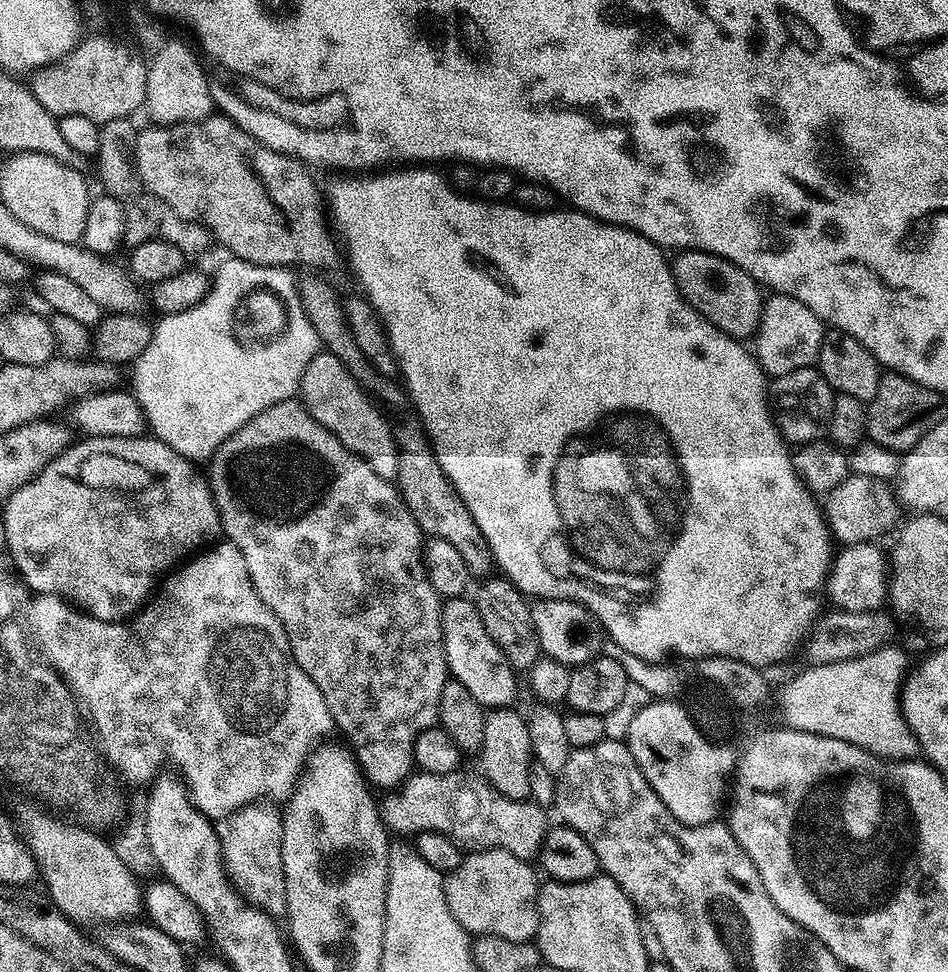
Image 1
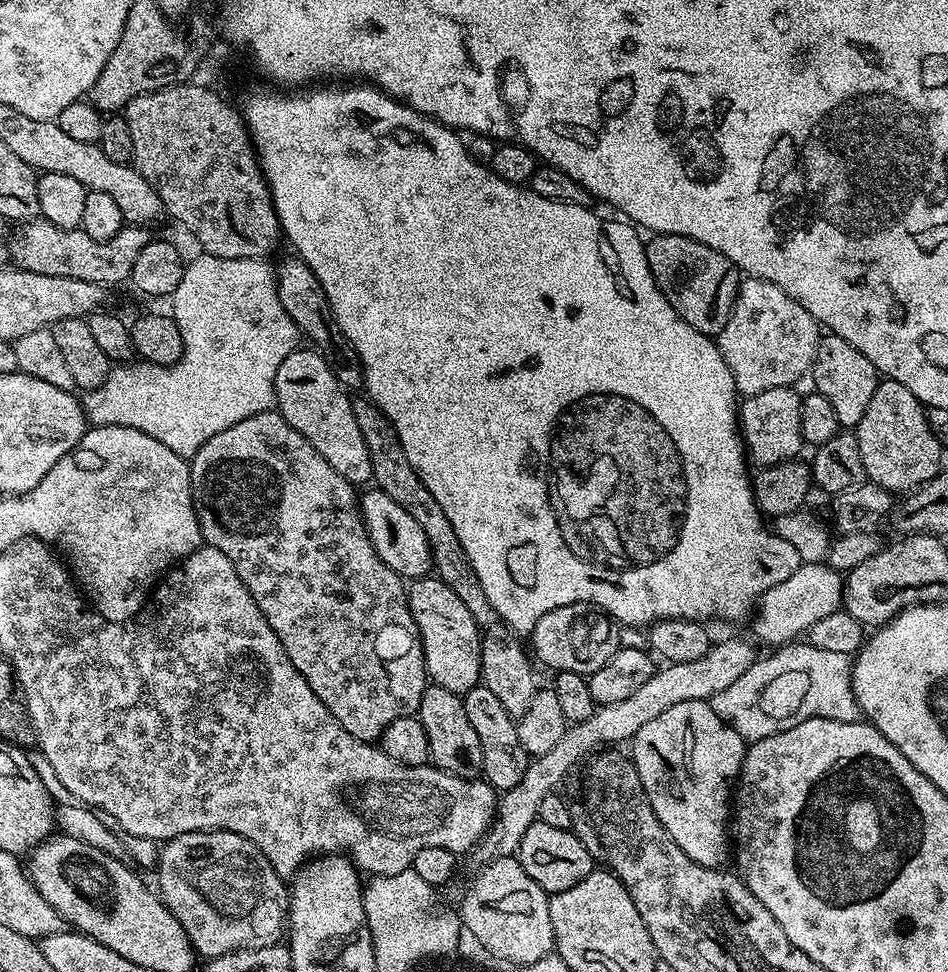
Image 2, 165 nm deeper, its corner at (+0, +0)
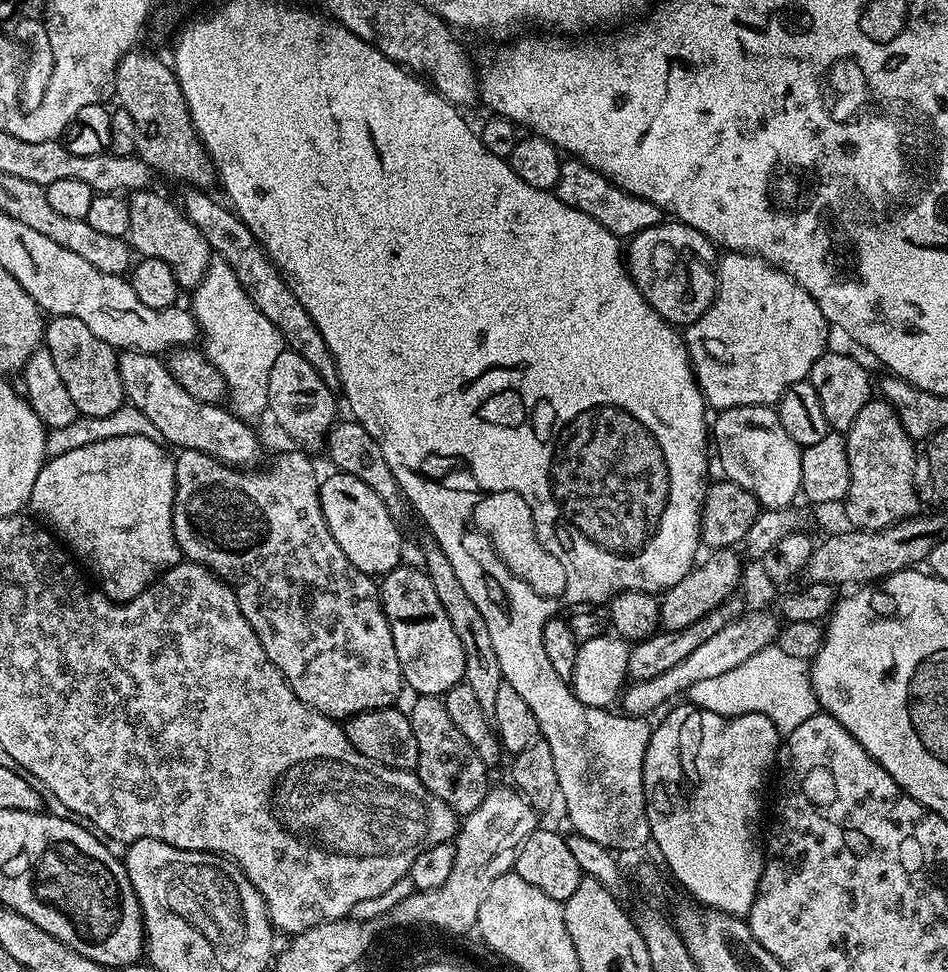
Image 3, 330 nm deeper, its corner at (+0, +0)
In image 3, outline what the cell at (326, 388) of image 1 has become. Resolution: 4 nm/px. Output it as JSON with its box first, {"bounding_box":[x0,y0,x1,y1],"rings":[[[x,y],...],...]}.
{"bounding_box":[268,350,338,449],"rings":[[[291,350],[278,354],[274,367],[270,369],[268,412],[290,439],[305,444],[300,445],[305,449],[312,448],[315,444],[323,445],[338,420],[336,399],[334,393],[326,386],[326,382],[322,382],[318,370],[314,370],[314,366],[306,362],[306,358]]]}

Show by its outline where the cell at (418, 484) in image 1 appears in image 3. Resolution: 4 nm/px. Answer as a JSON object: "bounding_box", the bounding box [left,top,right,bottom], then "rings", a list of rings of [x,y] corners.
{"bounding_box":[422,538,504,714],"rings":[[[431,538],[425,539],[424,564],[422,570],[430,578],[434,586],[434,594],[438,594],[438,602],[442,602],[442,610],[450,618],[450,626],[454,626],[454,634],[458,634],[458,640],[462,642],[462,648],[466,654],[466,670],[463,683],[474,690],[478,697],[478,703],[482,710],[489,714],[494,710],[494,697],[498,695],[498,686],[504,683],[502,666],[498,666],[498,654],[494,654],[494,642],[490,638],[490,630],[486,630],[486,618],[478,611],[478,606],[470,599],[470,594],[462,590],[462,582],[454,575],[454,566],[450,566],[450,558],[438,546],[438,542]]]}

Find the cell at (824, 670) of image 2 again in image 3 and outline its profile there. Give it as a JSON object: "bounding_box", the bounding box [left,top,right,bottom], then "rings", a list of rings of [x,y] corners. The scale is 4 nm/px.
{"bounding_box":[687,646,818,734],"rings":[[[778,646],[764,648],[754,658],[746,658],[740,666],[718,674],[718,678],[702,678],[688,689],[687,699],[697,708],[705,708],[719,716],[745,716],[762,714],[774,722],[782,734],[792,732],[806,718],[817,715],[818,701],[816,689],[812,686],[812,673],[809,661],[802,658],[790,658]]]}

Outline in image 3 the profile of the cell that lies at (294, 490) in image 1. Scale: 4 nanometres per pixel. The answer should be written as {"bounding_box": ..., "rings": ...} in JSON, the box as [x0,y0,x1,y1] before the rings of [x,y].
{"bounding_box":[172,448,405,722],"rings":[[[193,448],[183,449],[175,457],[176,461],[176,497],[172,507],[172,525],[180,551],[193,564],[203,564],[205,568],[219,576],[224,583],[232,587],[240,612],[250,622],[254,634],[258,634],[258,642],[262,642],[262,650],[266,650],[266,658],[278,666],[278,670],[286,678],[286,682],[298,694],[298,698],[309,704],[314,710],[337,722],[347,721],[350,716],[363,712],[373,712],[379,708],[391,708],[397,703],[400,691],[405,691],[402,666],[398,662],[398,650],[394,648],[394,634],[390,630],[390,622],[384,613],[384,605],[380,603],[380,589],[377,581],[364,572],[357,570],[342,554],[342,546],[334,542],[334,534],[330,534],[330,526],[322,514],[320,505],[320,480],[312,469],[312,464],[303,456],[305,453],[284,452],[269,468],[261,472],[244,472],[243,467],[215,460],[207,452],[199,452]]]}

